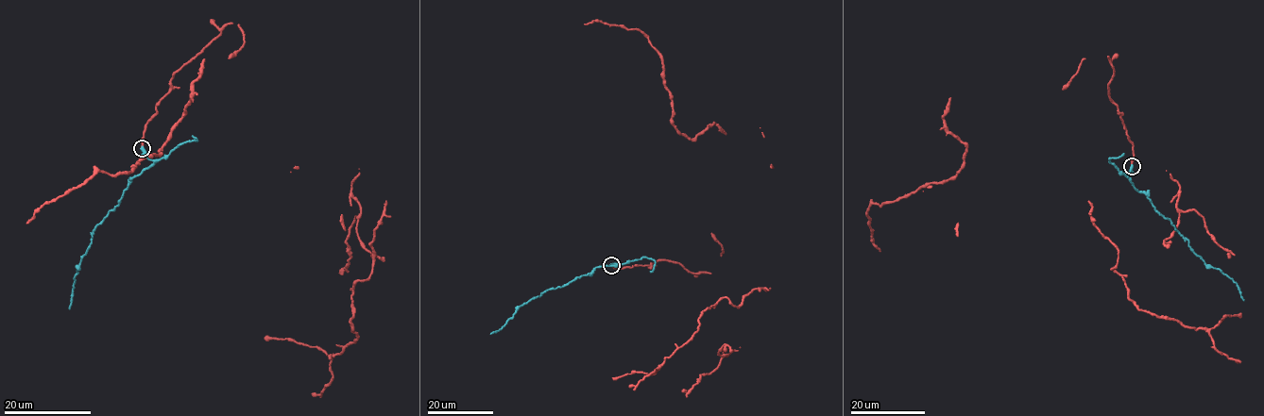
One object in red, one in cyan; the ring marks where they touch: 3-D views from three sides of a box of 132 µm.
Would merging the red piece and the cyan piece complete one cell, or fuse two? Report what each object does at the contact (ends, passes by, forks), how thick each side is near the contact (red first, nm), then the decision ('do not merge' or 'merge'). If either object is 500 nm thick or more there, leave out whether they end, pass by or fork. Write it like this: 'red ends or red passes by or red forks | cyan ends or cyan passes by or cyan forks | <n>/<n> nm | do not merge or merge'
red ends | cyan ends | 280/480 nm | do not merge

